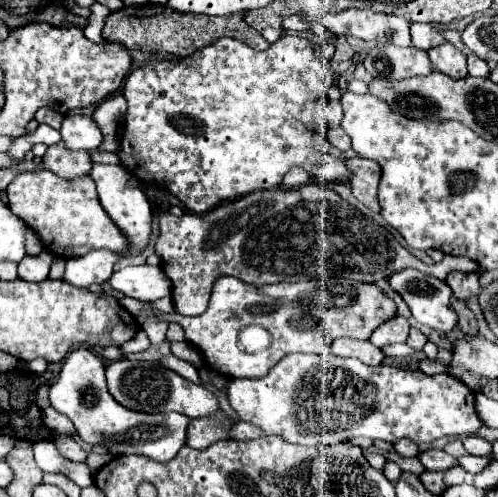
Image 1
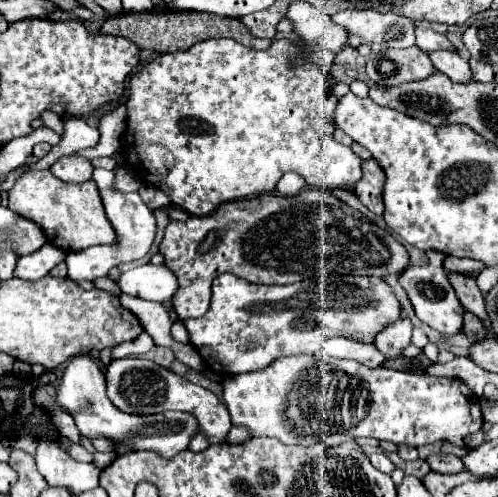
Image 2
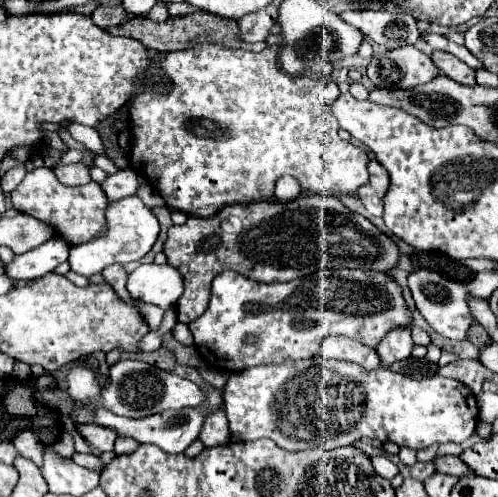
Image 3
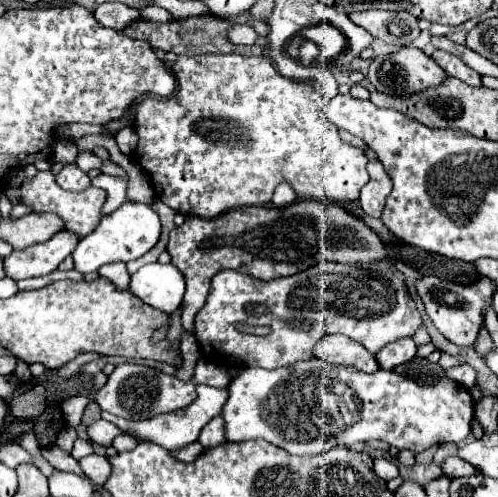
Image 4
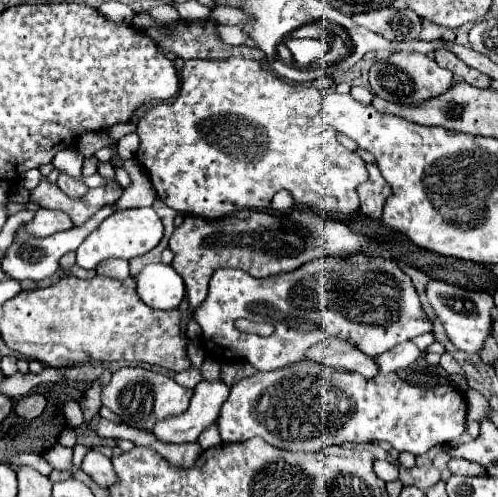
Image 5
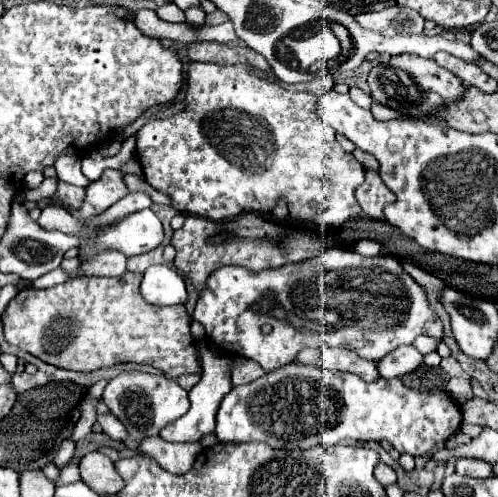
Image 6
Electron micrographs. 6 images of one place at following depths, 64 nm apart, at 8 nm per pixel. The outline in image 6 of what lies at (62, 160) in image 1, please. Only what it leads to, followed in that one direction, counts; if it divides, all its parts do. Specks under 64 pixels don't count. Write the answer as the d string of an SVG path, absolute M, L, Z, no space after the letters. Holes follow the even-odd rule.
M58 182L58 188L56 188L56 194L54 196L64 206L74 208L74 210L80 210L82 208L82 202L84 202L84 188L78 188L78 186L72 186L72 184L66 184L66 182Z

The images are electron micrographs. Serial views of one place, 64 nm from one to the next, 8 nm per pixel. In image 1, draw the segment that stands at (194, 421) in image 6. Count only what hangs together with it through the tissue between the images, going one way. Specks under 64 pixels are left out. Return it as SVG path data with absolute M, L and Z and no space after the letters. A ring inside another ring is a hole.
M78 348L68 354L58 380L50 386L50 402L74 422L78 436L84 442L106 446L114 456L142 454L156 462L168 462L186 444L186 430L190 426L188 416L180 412L140 414L116 404L106 388L104 362L88 348Z

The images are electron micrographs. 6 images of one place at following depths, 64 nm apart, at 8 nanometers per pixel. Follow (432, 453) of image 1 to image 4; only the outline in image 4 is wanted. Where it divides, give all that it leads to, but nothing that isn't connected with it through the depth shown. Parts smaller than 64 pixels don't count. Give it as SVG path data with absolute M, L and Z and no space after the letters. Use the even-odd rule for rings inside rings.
M454 456L454 458L448 458L448 460L442 464L442 472L444 472L446 476L450 476L450 478L458 478L458 476L472 476L472 474L476 474L478 470L476 470L476 466L472 466L472 464L468 464L468 462L460 460L458 456Z

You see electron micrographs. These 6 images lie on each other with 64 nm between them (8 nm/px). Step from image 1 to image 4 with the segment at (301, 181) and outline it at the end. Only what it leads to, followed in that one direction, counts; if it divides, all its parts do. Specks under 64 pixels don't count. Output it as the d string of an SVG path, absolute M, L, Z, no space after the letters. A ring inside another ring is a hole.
M280 184L274 192L274 198L272 198L272 204L276 208L284 208L284 206L290 206L292 202L296 202L298 196L296 192L292 192L292 188L288 188L288 184Z

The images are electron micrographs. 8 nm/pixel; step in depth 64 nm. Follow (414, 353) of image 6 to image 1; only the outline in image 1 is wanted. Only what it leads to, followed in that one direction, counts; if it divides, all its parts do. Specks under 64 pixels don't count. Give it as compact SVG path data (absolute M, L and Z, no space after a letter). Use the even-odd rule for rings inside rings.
M396 316L396 318L384 322L380 328L376 328L370 342L378 348L384 348L388 344L396 344L396 342L406 342L408 330L410 330L408 320L404 316Z

